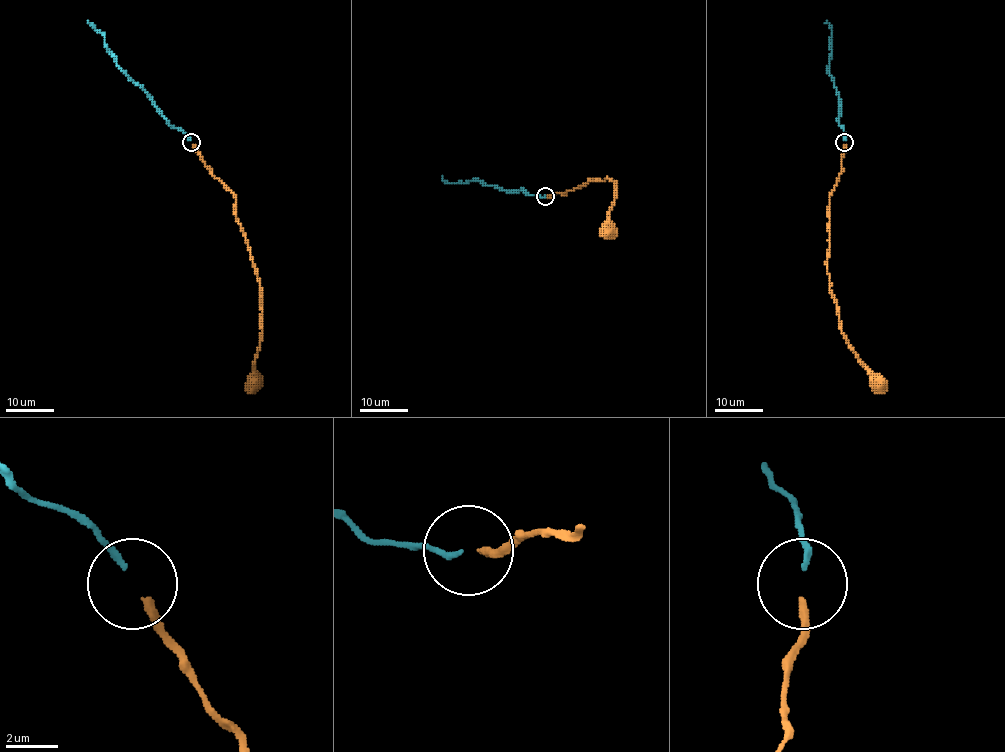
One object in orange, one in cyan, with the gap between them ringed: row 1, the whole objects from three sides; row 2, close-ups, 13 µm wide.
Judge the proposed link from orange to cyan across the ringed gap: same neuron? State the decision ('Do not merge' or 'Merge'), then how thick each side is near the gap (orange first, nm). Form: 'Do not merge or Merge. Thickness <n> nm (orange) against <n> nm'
Merge. Thickness 300 nm (orange) against 220 nm

